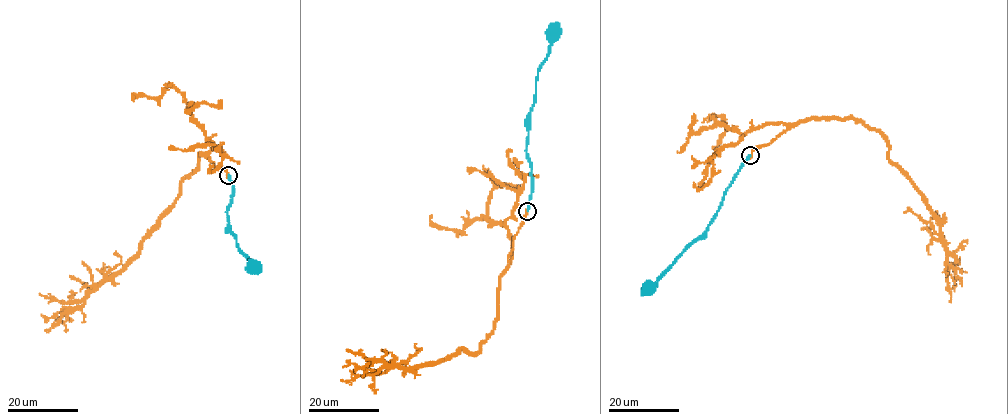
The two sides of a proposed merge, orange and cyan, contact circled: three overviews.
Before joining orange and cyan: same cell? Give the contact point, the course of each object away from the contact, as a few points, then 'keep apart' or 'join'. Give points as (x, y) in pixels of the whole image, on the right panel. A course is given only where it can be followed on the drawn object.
at (750, 155); orange runs (750, 155), (787, 128), (812, 118), (851, 118), (879, 130), (888, 157), (937, 221), (948, 266), (960, 283); cyan runs (750, 155), (725, 192), (705, 233), (687, 247), (656, 282), (648, 283), (648, 286); keep apart

